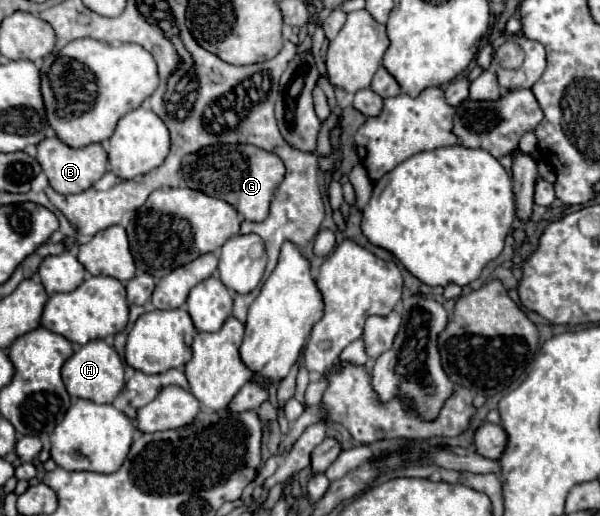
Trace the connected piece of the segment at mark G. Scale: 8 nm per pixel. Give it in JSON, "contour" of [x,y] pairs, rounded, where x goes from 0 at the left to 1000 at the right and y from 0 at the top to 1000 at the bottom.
{"contour":[[[348,281],[305,308],[305,347],[318,366],[385,393],[412,428],[438,428],[448,417],[448,393],[475,343],[468,304],[425,281]]]}

